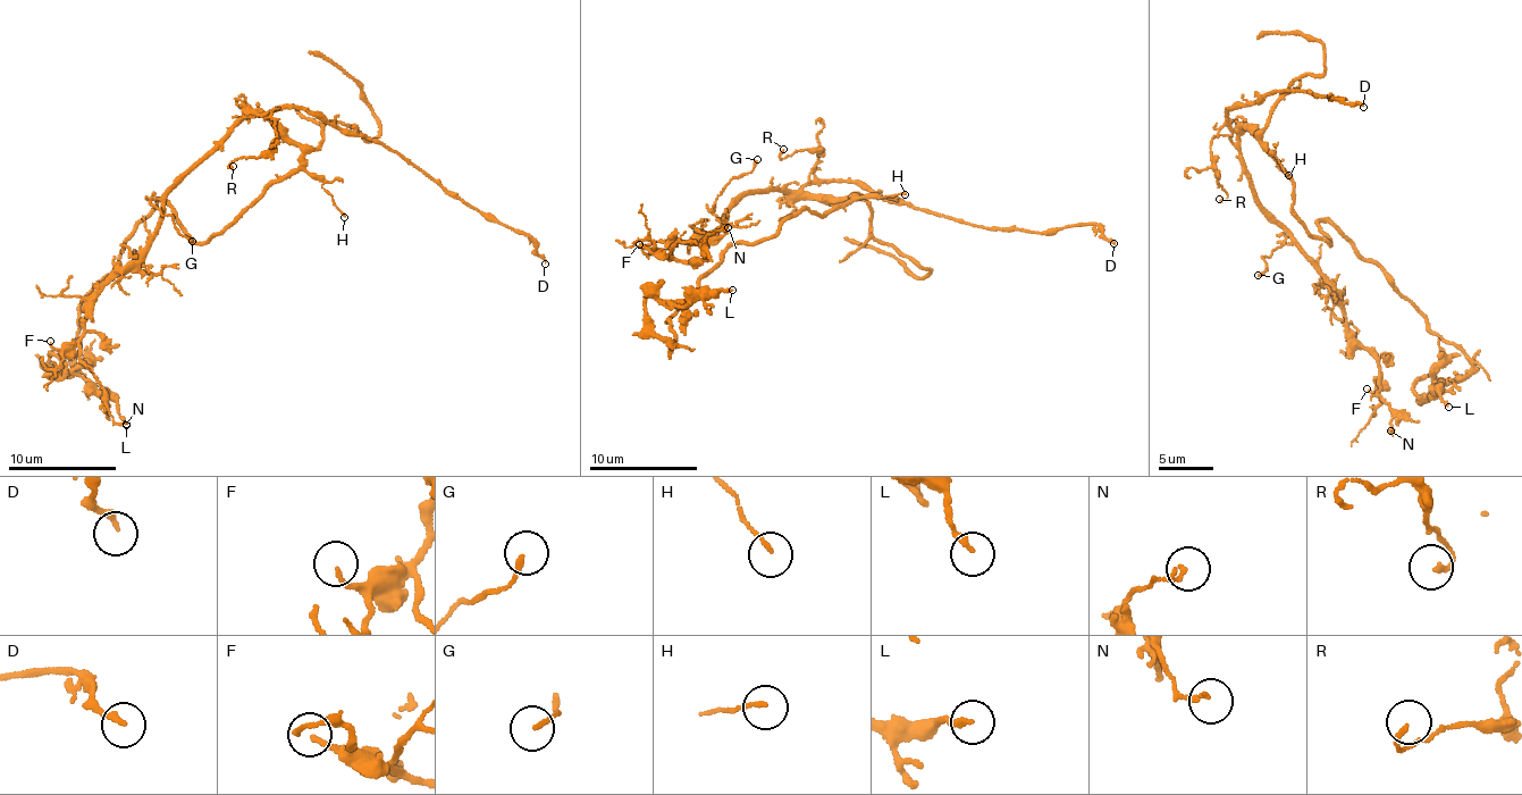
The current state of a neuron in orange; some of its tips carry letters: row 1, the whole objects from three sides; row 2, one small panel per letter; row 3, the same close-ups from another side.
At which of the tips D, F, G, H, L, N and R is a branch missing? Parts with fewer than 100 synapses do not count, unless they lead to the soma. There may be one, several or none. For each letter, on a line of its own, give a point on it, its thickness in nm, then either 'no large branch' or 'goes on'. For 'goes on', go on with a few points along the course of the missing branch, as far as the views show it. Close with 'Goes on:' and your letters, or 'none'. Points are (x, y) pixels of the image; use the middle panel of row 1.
D: place (1113, 243); calibre 200 nm; no large branch
F: place (639, 244); calibre 150 nm; no large branch
G: place (757, 159); calibre 150 nm; no large branch
H: place (905, 194); calibre 130 nm; no large branch
L: place (732, 290); calibre 200 nm; no large branch
N: place (728, 227); calibre 140 nm; no large branch
R: place (783, 149); calibre 150 nm; no large branch
Goes on: none

